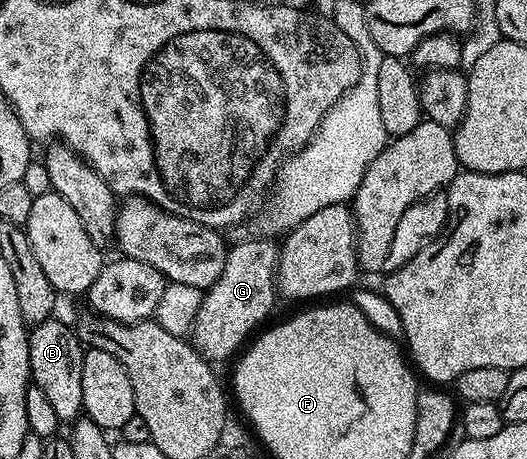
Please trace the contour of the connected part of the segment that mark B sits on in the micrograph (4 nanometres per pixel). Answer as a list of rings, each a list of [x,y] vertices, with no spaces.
[[[53,317],[42,323],[35,324],[28,332],[28,348],[30,349],[30,379],[43,395],[50,401],[51,408],[60,421],[75,421],[81,418],[84,410],[82,401],[82,361],[86,350],[85,344],[80,342],[79,334],[72,331],[64,323],[59,323],[59,318]]]

